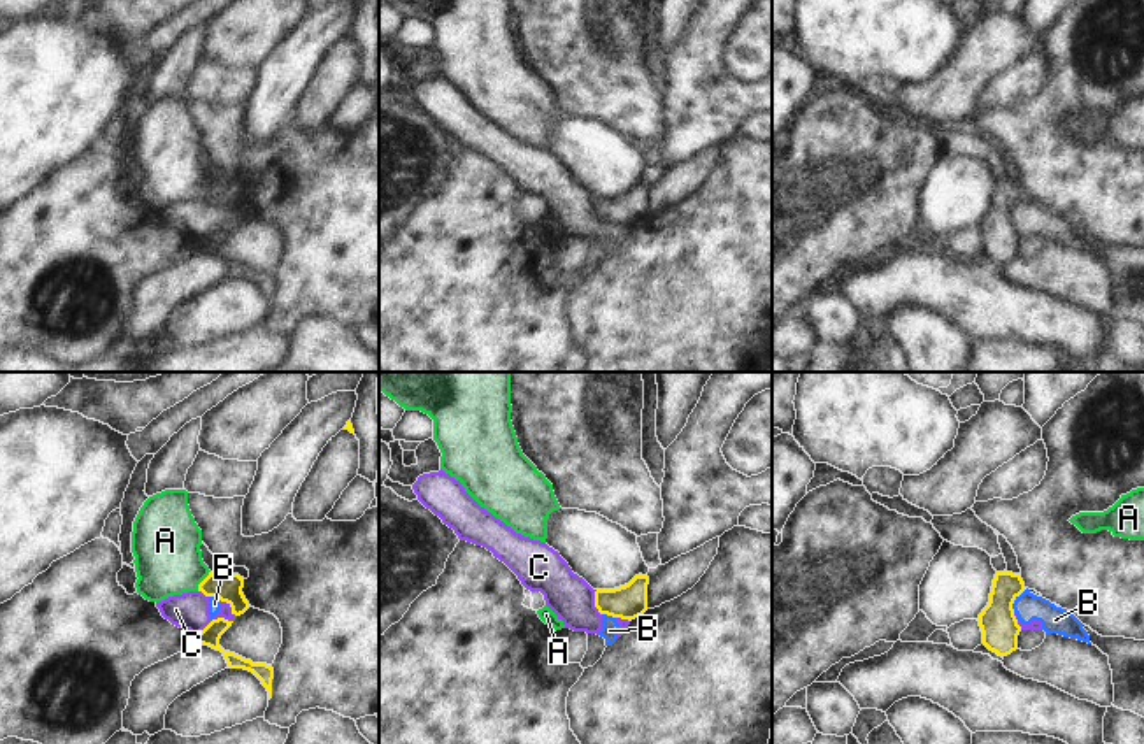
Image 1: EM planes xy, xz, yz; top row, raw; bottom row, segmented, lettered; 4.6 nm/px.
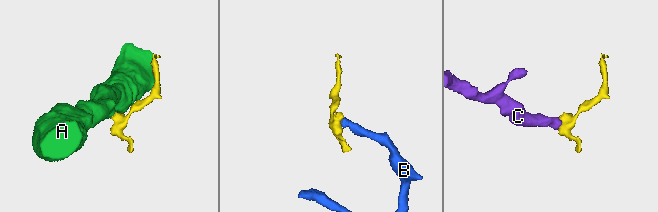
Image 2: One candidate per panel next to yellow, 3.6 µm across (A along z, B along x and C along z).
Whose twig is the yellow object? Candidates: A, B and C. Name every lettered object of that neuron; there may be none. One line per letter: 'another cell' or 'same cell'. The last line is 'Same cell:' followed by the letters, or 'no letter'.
A: same cell
B: another cell
C: another cell
Same cell: A

